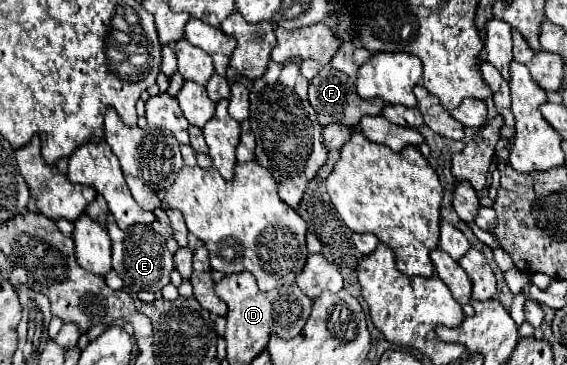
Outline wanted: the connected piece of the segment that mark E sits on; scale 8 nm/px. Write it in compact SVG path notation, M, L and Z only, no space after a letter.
M109 213L107 231L109 231L111 243L113 243L113 255L111 255L113 269L135 293L139 293L139 291L157 293L169 283L169 275L175 269L173 255L169 253L165 239L159 233L155 233L151 225L133 225L127 231L121 231L117 227L113 215Z

